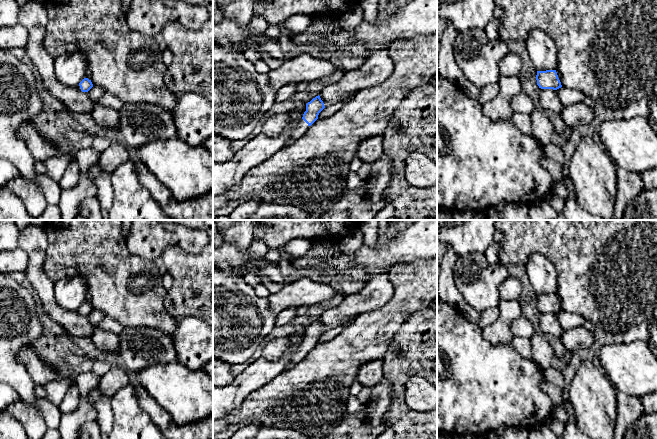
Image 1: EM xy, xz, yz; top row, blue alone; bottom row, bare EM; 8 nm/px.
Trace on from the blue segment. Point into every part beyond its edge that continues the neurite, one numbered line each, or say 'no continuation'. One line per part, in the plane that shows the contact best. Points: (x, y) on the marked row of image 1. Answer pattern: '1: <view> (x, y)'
1: xz (302, 127)

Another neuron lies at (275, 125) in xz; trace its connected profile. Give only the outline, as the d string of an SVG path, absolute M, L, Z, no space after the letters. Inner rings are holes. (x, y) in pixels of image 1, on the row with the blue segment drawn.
M287 113L276 114L269 118L262 127L262 133L269 137L277 137L288 126L290 117Z

